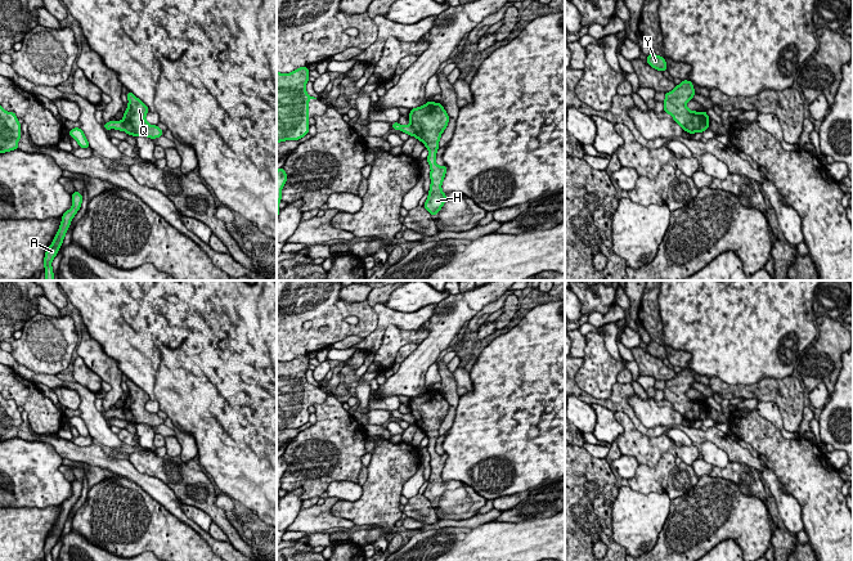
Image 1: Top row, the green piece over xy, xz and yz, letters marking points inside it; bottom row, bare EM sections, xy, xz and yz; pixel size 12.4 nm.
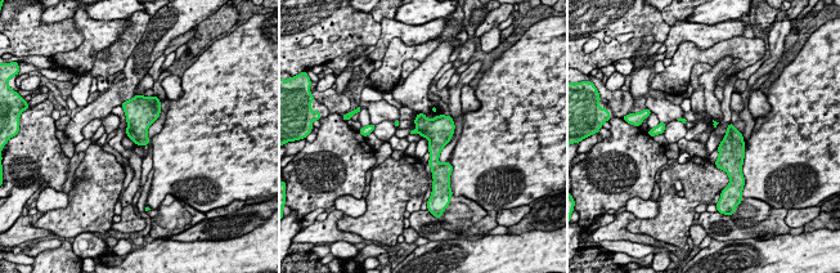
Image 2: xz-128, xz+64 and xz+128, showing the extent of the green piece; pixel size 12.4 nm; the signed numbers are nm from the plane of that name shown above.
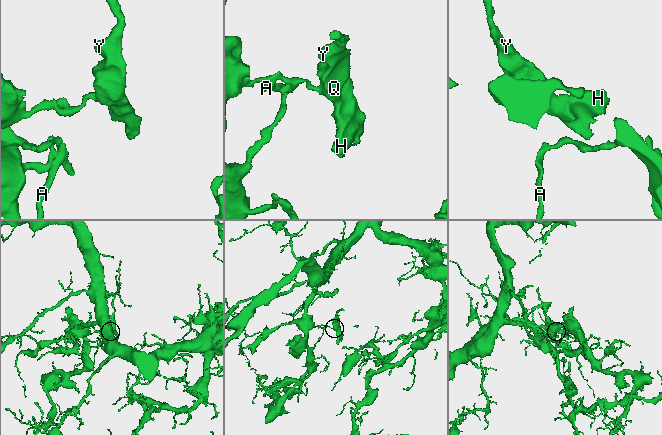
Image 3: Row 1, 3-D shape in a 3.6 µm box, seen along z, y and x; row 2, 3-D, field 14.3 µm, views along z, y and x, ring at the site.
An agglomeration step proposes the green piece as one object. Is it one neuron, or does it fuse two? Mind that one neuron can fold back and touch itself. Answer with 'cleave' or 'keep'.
cleave

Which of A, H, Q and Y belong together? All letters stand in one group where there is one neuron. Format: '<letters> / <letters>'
A / H Q Y

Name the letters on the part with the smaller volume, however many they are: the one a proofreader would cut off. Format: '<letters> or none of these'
H, Q, Y

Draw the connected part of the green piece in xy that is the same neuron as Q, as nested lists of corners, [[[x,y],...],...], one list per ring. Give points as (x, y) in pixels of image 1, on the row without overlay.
[[[127,380],[127,398],[124,401],[124,412],[126,414],[127,423],[139,425],[144,423],[151,427],[156,427],[163,423],[163,419],[157,413],[149,413],[145,409],[145,403],[149,396],[138,387],[131,380]]]

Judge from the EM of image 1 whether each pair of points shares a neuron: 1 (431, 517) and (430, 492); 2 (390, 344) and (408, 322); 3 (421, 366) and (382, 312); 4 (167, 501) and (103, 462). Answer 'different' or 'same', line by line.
1: different
2: different
3: different
4: same

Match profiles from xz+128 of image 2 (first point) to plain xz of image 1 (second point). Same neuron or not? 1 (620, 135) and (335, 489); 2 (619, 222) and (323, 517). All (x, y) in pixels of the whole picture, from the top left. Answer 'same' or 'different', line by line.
1: different
2: same

